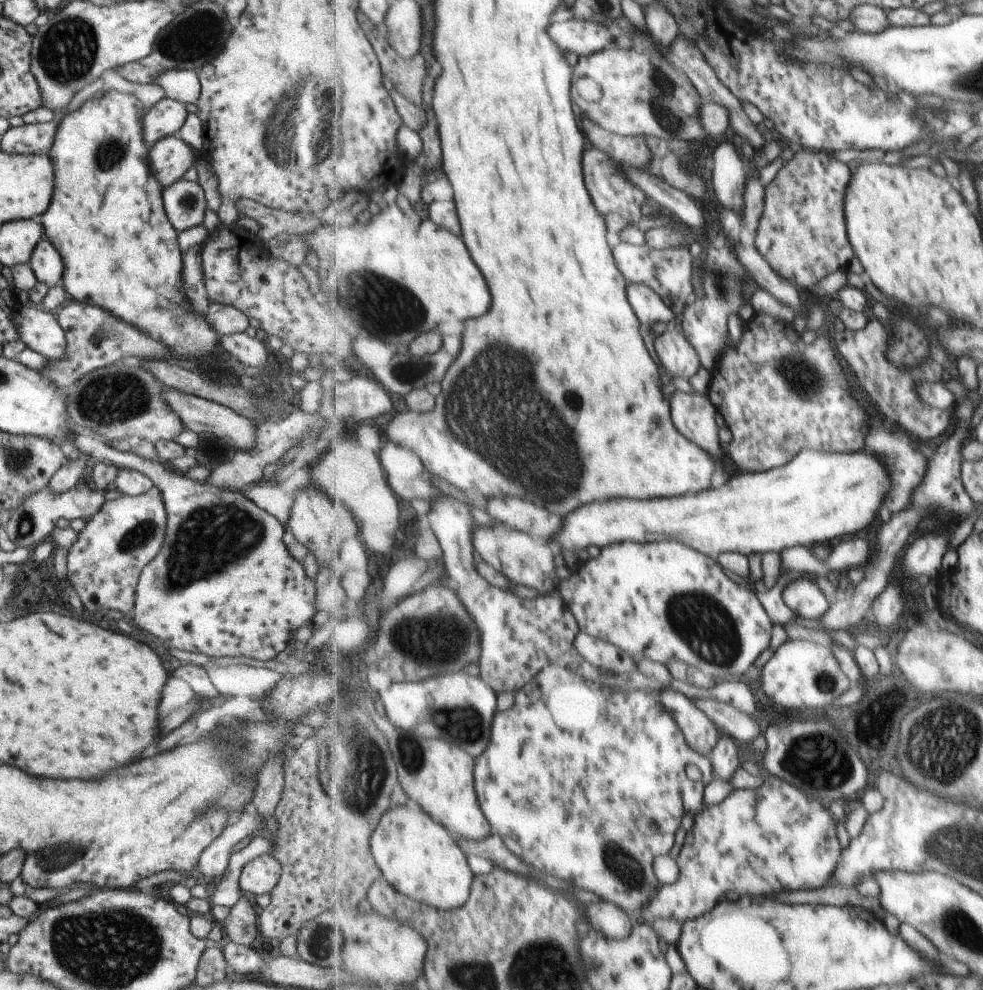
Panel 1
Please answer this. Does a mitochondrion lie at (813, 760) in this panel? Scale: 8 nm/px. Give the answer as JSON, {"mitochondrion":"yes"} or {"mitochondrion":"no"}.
{"mitochondrion":"yes"}

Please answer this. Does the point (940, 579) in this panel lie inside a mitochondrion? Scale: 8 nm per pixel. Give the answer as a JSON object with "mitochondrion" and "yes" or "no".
{"mitochondrion":"no"}

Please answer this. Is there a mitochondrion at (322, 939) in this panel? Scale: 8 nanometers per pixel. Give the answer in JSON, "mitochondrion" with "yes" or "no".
{"mitochondrion":"yes"}

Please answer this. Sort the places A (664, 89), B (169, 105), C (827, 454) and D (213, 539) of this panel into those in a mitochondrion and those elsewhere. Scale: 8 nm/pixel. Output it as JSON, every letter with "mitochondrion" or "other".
{"A":"mitochondrion","B":"other","C":"other","D":"mitochondrion"}

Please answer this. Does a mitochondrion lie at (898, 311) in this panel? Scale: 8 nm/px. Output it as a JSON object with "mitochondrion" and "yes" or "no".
{"mitochondrion":"no"}

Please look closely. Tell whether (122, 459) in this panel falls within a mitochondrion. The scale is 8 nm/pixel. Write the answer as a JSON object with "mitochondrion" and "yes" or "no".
{"mitochondrion":"no"}

